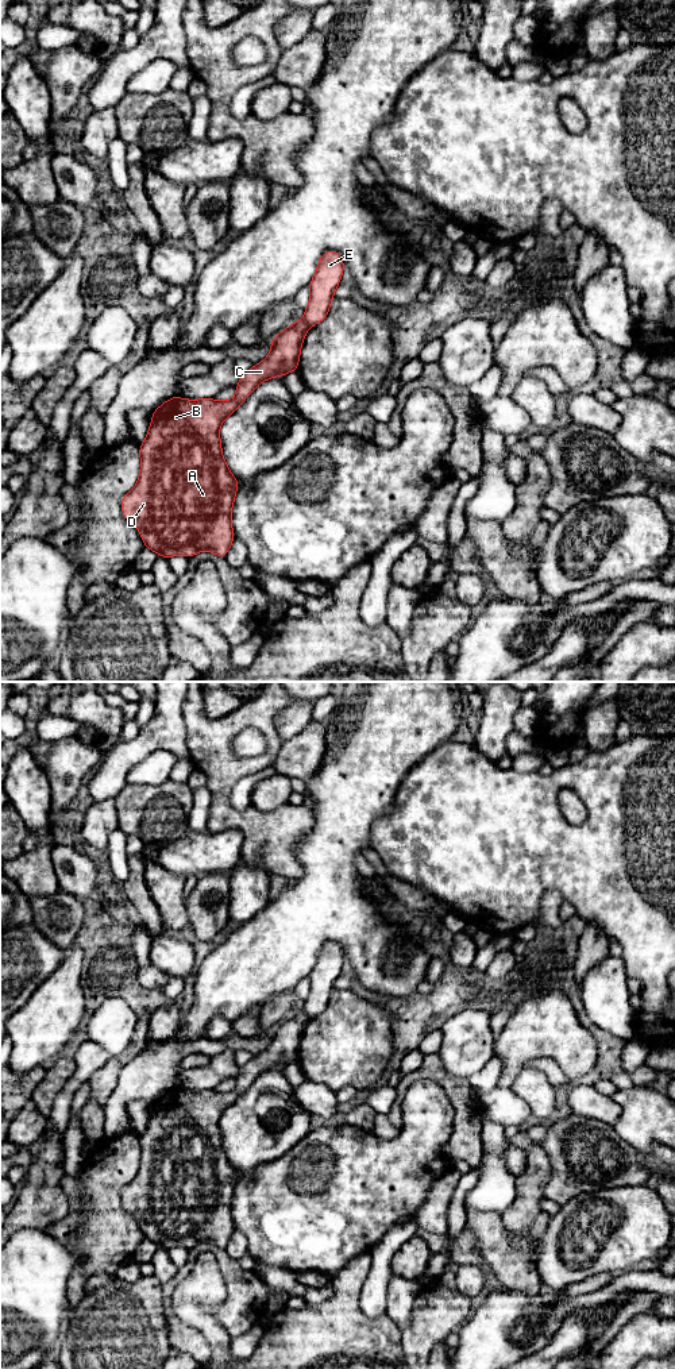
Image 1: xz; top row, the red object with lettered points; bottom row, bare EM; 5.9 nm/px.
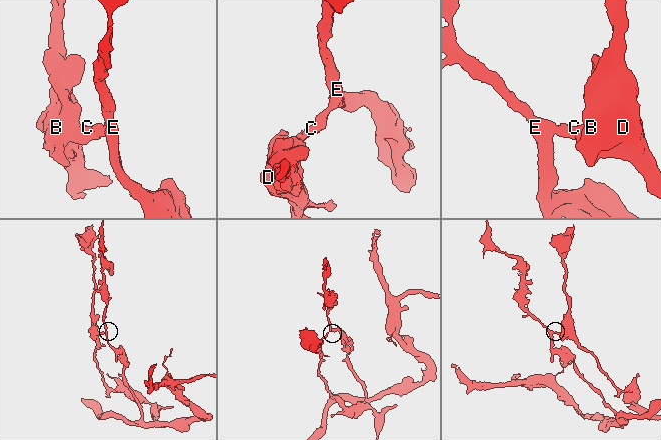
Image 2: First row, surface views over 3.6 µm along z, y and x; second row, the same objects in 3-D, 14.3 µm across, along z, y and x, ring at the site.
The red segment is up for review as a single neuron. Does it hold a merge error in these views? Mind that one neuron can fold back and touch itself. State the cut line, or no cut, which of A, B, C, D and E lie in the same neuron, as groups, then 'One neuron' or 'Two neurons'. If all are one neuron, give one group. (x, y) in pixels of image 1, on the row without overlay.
Split along xz (303, 1010), (311, 1017). Groups: A B C D / E. Two neurons

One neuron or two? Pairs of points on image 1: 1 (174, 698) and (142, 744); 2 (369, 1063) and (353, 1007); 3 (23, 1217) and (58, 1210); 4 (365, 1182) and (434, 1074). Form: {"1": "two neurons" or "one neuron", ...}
{"1": "one neuron", "2": "one neuron", "3": "one neuron", "4": "two neurons"}

